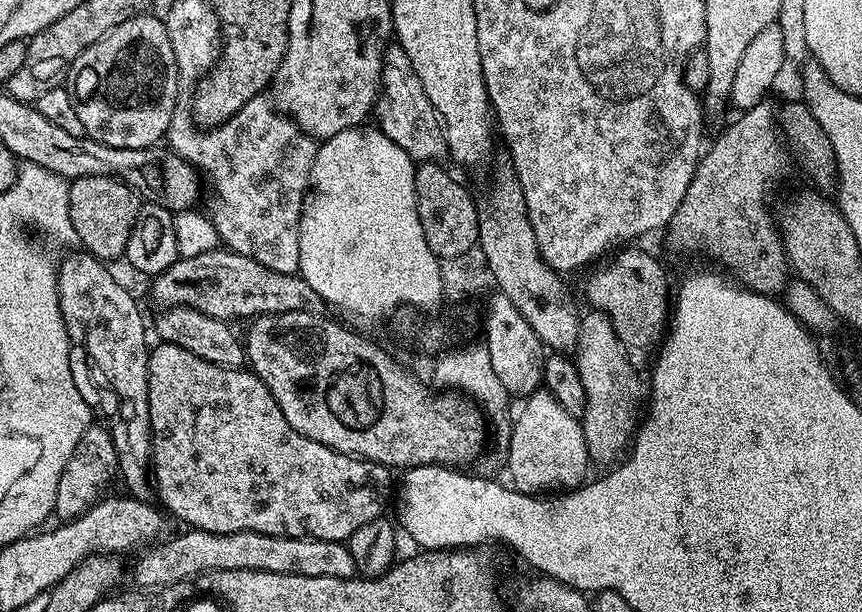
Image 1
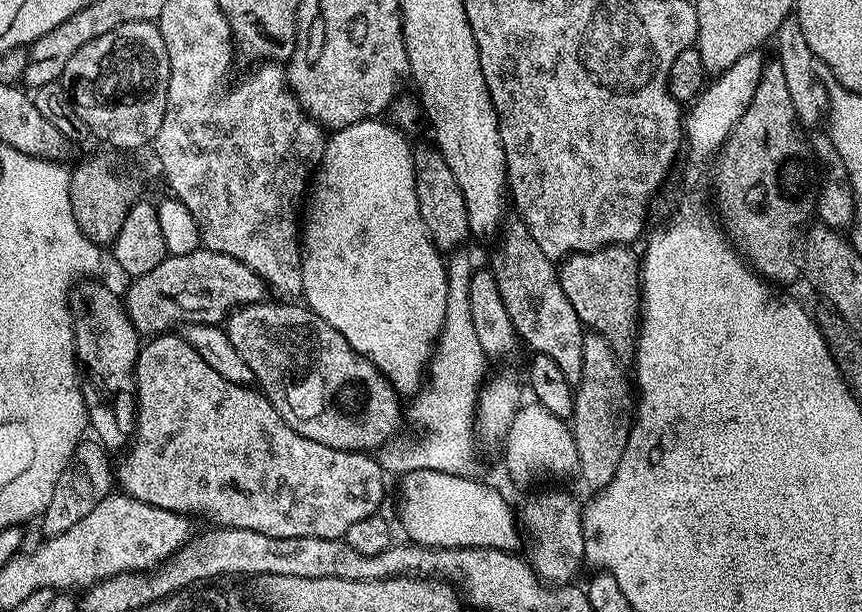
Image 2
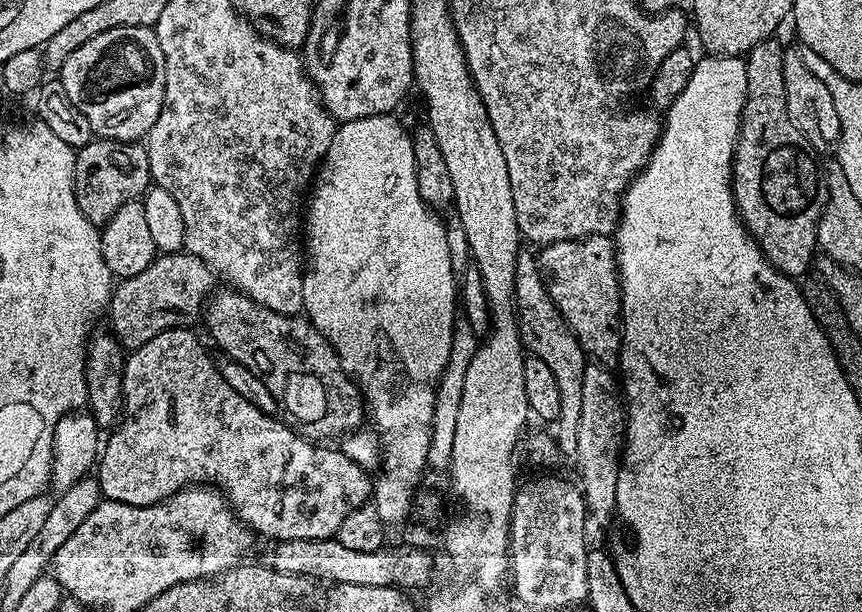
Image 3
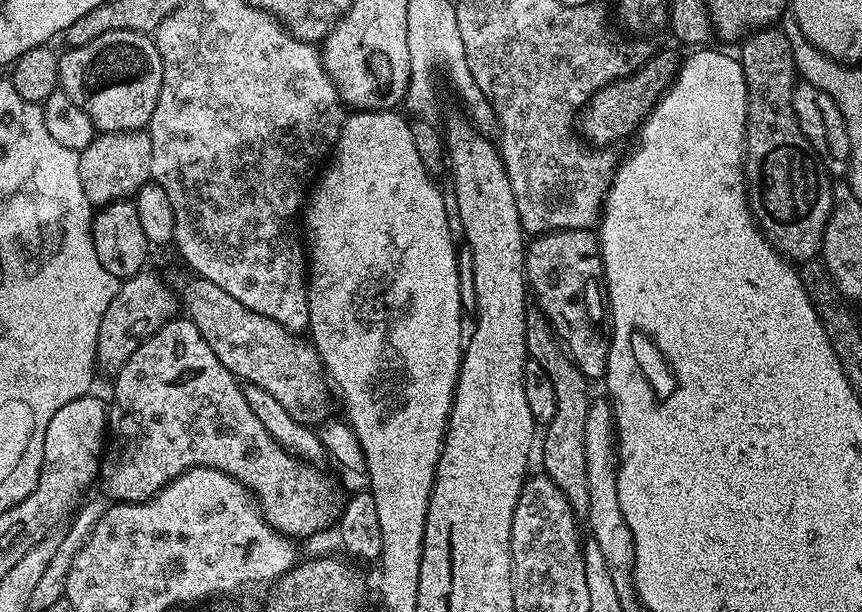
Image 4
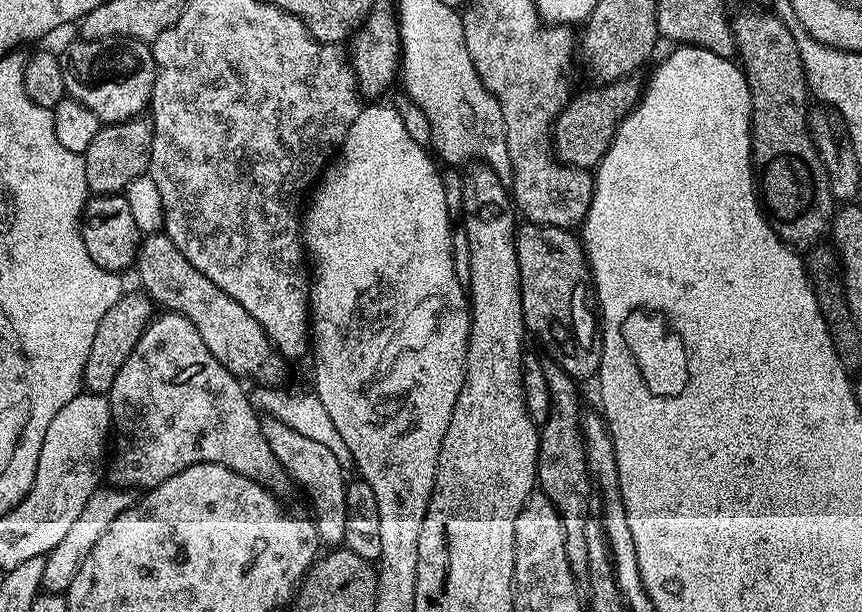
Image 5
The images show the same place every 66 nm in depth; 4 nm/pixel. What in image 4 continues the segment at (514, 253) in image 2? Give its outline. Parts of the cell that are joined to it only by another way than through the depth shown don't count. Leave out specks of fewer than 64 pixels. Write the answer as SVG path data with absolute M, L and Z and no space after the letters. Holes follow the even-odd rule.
M539 310L529 311L526 318L526 346L528 355L542 370L554 386L555 409L554 418L543 429L544 445L540 448L540 460L544 463L543 475L553 480L562 494L569 500L576 514L584 514L589 501L589 491L586 480L586 416L590 405L588 388L590 381L584 377L582 370L574 366L563 344L548 325L548 319Z

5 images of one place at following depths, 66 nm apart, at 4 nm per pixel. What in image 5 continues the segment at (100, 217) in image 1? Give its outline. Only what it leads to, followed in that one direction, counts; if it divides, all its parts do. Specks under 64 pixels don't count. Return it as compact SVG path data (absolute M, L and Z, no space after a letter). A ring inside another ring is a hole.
M143 115L117 124L103 125L82 153L86 162L86 182L89 193L107 198L123 193L134 182L134 178L145 175L152 157L152 121Z

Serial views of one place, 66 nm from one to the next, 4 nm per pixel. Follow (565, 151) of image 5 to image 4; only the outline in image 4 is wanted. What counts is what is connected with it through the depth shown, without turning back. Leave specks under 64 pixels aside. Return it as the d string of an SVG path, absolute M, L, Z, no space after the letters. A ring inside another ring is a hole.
M659 52L649 56L648 61L631 76L624 76L621 80L607 84L589 98L578 116L579 135L589 145L600 150L607 149L615 140L622 139L630 132L635 133L644 117L650 115L654 105L659 102L679 72L682 63L681 53Z

